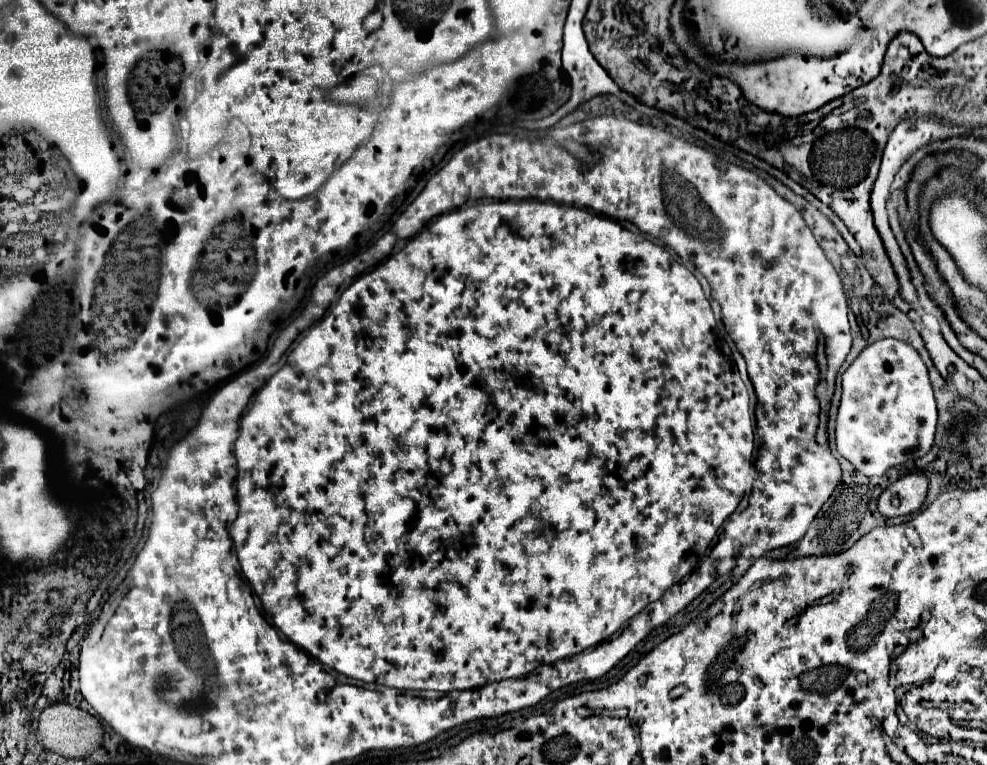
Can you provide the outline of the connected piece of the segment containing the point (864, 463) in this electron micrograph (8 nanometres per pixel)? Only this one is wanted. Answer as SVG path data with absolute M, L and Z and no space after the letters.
M896 338L876 340L868 344L842 374L842 402L836 418L836 446L838 452L848 458L854 468L858 468L858 472L866 476L884 476L888 468L906 460L916 460L932 448L936 418L936 400L920 354L908 342Z

